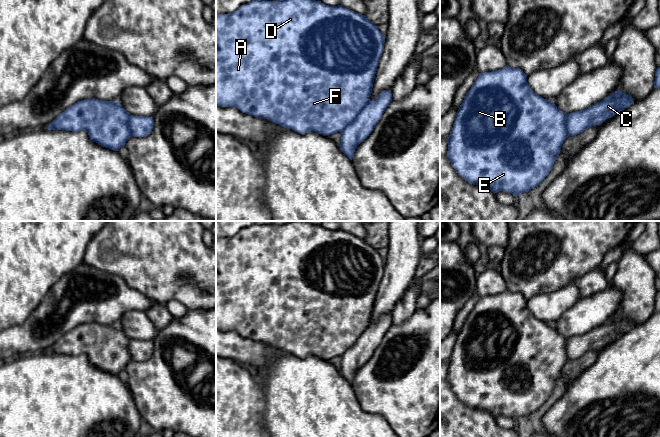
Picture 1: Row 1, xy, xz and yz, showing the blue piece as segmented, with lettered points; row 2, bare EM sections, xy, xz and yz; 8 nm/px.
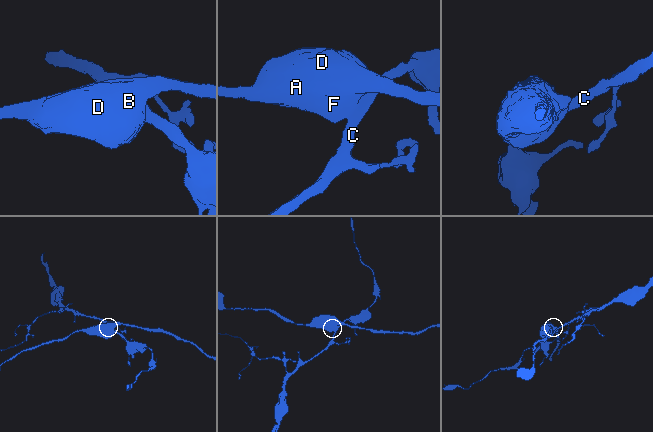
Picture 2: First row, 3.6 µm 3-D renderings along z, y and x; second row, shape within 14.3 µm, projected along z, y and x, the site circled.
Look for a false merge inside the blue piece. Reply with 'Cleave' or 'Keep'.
Keep

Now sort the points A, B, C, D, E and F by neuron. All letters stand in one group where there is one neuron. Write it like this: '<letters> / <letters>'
A B C D E F

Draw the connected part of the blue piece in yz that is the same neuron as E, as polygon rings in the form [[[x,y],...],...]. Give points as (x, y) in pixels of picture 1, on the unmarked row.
[[[507,289],[500,294],[479,298],[457,335],[448,361],[446,380],[455,395],[468,407],[488,411],[494,418],[504,415],[517,421],[521,417],[530,416],[545,403],[568,360],[575,360],[591,350],[602,348],[633,327],[630,319],[618,314],[584,334],[567,339],[553,325],[535,317],[527,307],[527,299],[520,292]]]

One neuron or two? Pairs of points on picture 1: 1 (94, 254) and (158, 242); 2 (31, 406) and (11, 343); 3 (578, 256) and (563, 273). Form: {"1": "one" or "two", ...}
{"1": "one", "2": "two", "3": "one"}

